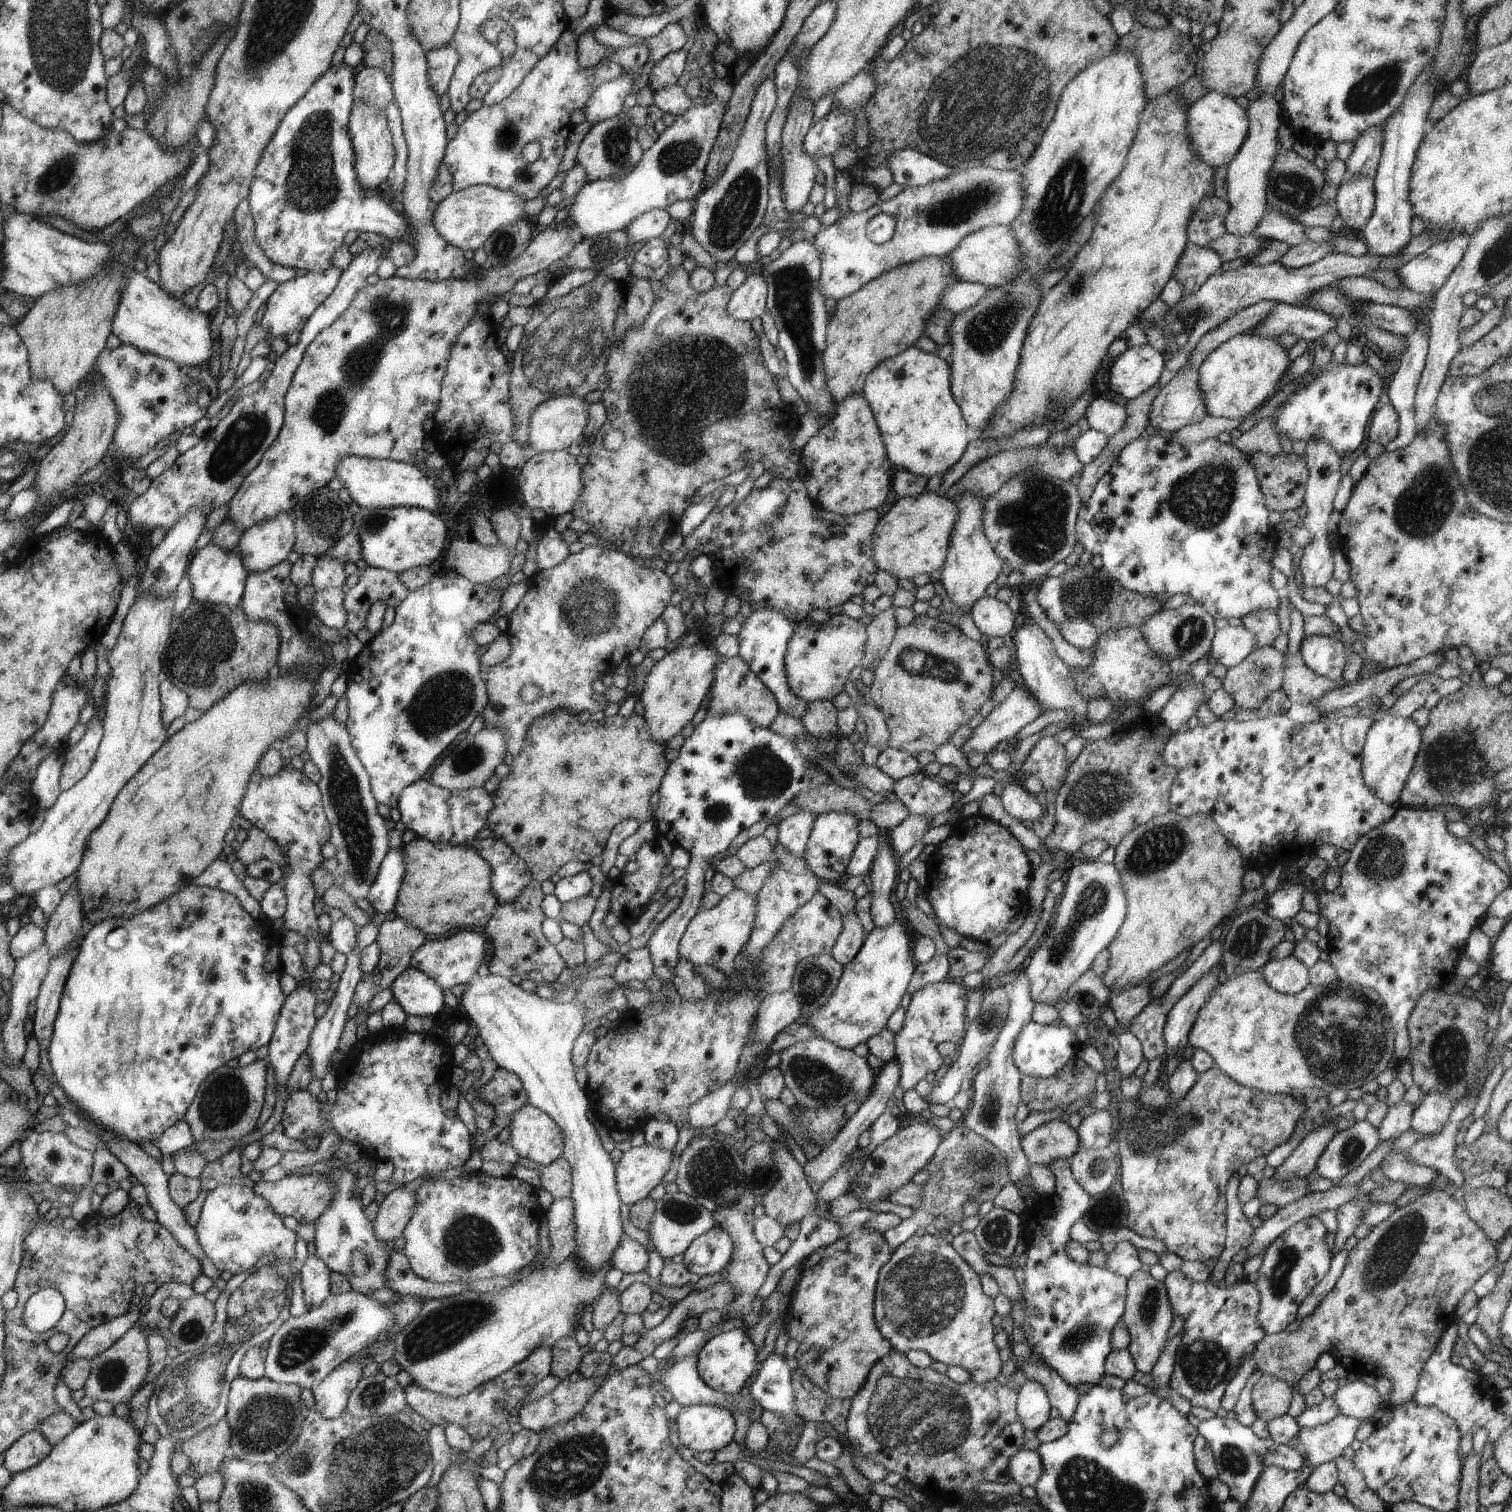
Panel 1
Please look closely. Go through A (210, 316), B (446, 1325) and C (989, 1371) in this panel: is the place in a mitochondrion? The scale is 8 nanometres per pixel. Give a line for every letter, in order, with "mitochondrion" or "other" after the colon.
A: other
B: mitochondrion
C: other

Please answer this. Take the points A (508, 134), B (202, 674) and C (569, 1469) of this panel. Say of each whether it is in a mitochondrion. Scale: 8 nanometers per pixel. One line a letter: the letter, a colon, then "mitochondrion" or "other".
A: mitochondrion
B: mitochondrion
C: mitochondrion

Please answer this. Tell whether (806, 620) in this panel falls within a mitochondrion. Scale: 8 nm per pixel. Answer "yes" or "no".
no

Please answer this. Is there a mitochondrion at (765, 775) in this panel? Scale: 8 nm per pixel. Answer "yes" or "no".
yes

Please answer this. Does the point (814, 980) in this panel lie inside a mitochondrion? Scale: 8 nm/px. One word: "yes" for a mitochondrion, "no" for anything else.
yes

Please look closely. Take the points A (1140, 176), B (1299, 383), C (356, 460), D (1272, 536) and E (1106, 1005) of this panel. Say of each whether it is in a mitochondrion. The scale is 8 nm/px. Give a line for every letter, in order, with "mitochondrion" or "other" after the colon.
A: other
B: other
C: other
D: other
E: other

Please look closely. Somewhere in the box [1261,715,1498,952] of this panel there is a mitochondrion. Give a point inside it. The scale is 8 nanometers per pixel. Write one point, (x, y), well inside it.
(1455, 763)

